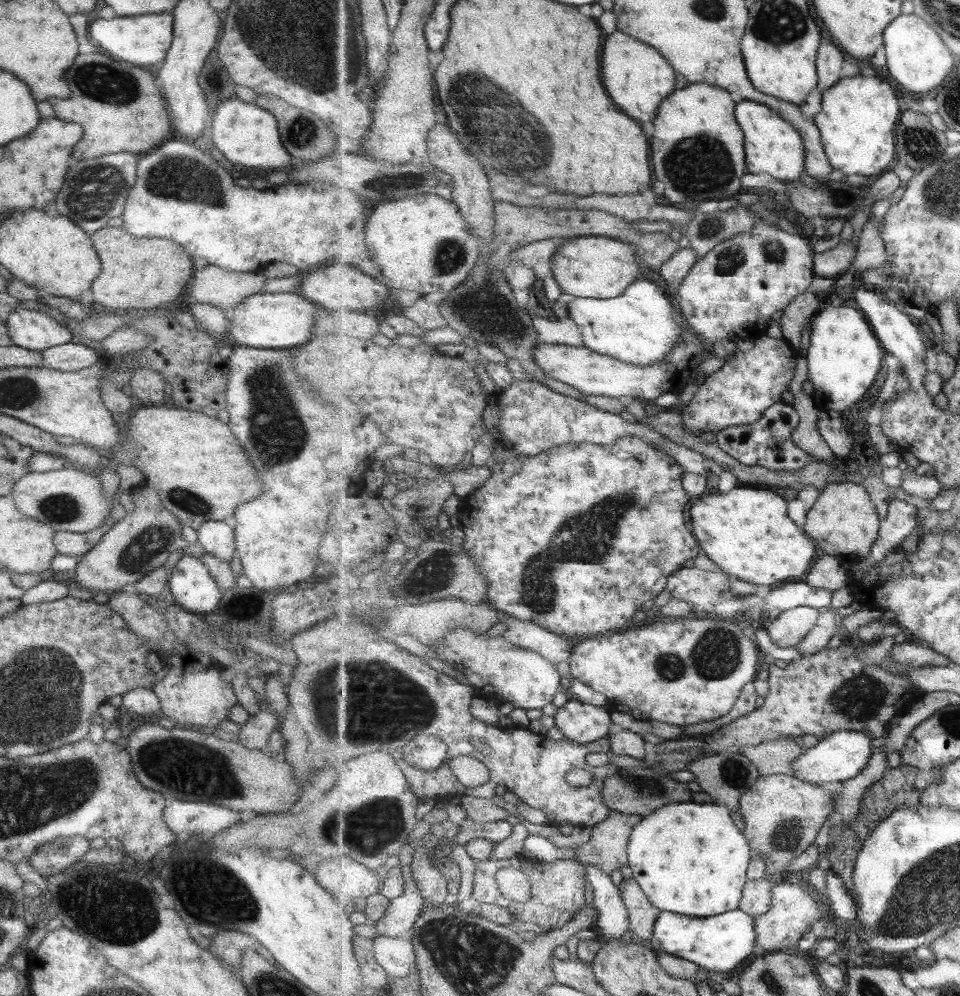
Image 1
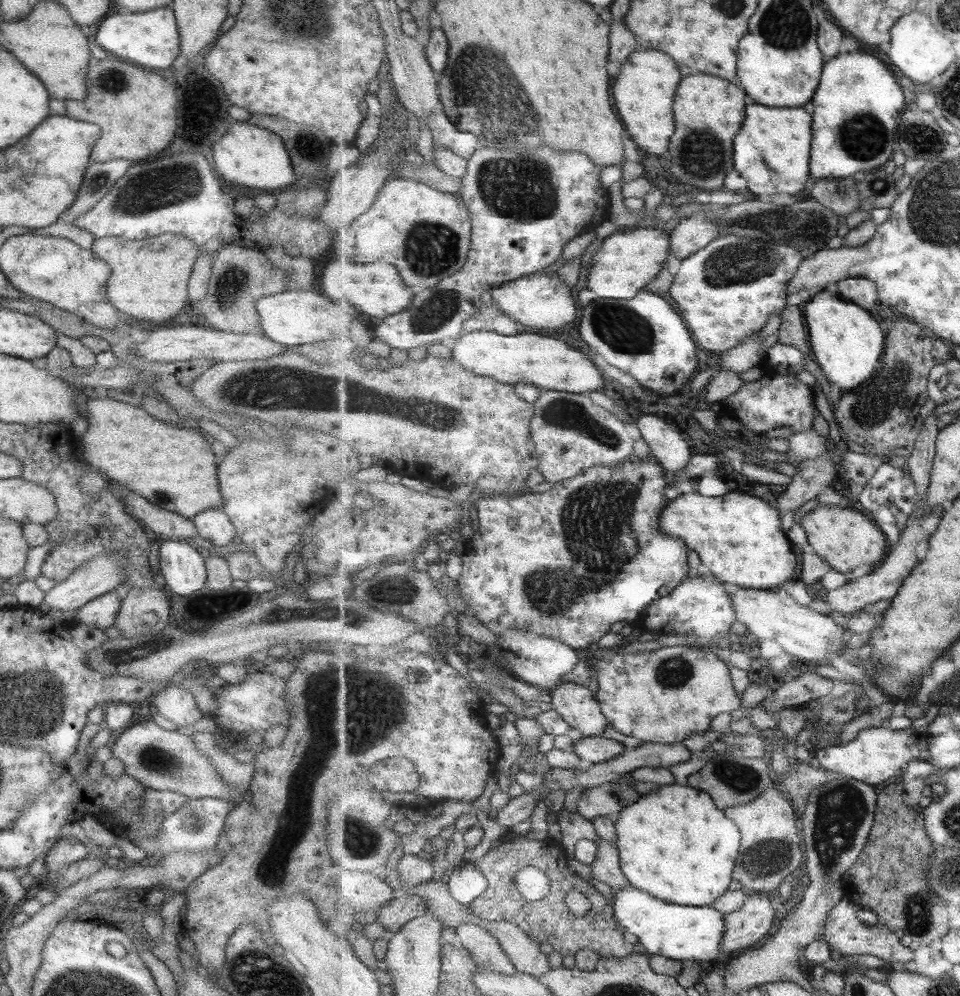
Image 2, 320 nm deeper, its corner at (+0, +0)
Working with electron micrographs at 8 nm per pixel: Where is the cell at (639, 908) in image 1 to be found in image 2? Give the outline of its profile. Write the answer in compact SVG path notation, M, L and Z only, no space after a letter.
M598 838L597 858L590 868L593 877L607 884L613 892L624 889L630 884L622 869L618 846L603 838Z

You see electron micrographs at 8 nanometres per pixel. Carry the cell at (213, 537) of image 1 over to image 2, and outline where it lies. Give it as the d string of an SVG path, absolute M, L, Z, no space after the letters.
M218 508L203 510L191 520L197 532L198 542L211 546L225 546L236 536L228 516Z

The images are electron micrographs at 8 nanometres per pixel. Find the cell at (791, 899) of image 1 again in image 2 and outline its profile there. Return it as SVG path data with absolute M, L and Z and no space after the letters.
M750 893L741 910L727 913L724 917L722 950L723 953L729 954L735 950L765 944L775 920L775 908L769 901L769 895Z

